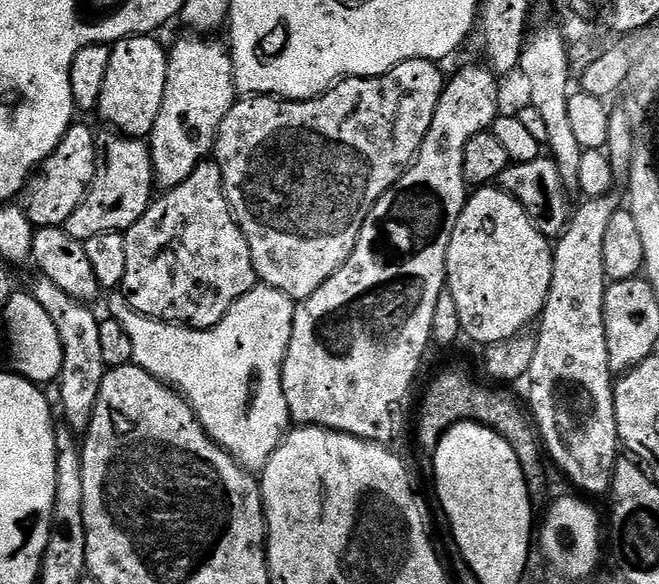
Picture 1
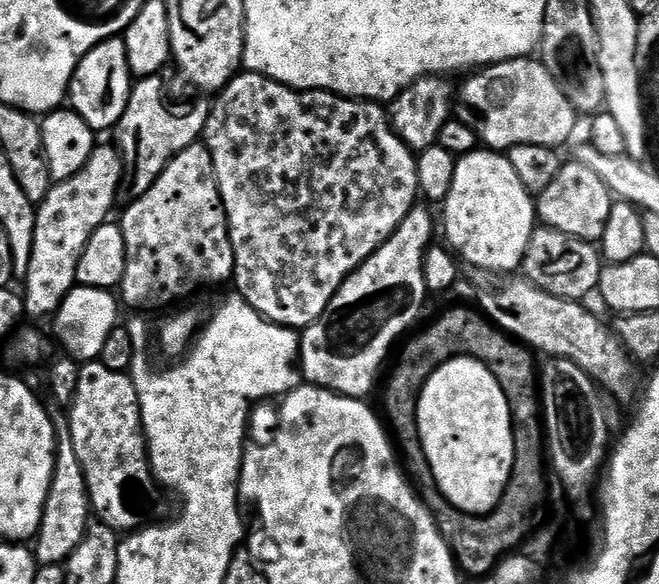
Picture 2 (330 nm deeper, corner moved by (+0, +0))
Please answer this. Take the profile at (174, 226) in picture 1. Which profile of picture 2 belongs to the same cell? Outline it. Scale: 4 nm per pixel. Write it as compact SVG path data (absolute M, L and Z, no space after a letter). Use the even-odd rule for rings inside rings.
M202 142L190 145L168 163L166 170L142 194L142 198L127 205L124 217L118 220L122 238L126 238L126 274L118 289L119 295L132 308L164 308L176 304L203 288L216 288L236 275L234 246L230 242L230 230L224 203L216 185L216 171L212 165L210 150Z

